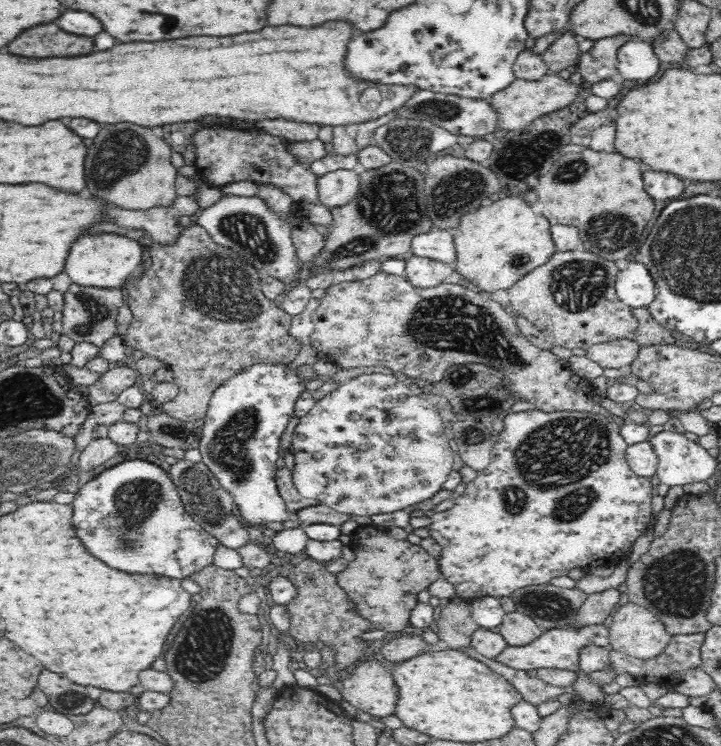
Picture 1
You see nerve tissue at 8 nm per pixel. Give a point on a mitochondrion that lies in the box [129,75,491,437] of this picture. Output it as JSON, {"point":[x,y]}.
{"point":[390,208]}

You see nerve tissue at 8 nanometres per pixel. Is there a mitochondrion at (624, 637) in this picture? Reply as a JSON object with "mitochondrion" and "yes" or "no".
{"mitochondrion":"no"}

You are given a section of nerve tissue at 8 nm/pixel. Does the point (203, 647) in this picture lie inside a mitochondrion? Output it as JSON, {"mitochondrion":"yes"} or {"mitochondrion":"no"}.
{"mitochondrion":"yes"}

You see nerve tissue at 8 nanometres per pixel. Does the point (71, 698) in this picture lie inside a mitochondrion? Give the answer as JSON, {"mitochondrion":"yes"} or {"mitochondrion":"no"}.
{"mitochondrion":"yes"}

